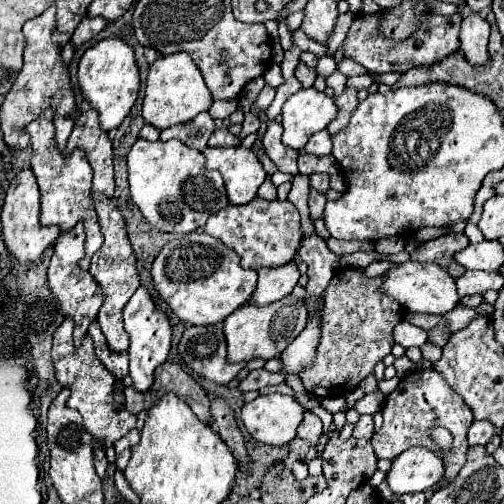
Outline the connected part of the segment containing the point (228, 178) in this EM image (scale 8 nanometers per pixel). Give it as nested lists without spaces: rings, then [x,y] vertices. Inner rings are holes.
[[[242,145],[206,147],[202,153],[206,157],[206,169],[216,169],[222,175],[230,205],[244,205],[256,197],[266,173],[250,149]]]

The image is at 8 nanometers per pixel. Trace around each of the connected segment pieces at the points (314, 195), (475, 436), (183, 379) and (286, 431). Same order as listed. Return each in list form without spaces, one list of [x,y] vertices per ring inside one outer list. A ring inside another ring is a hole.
[[[310,189],[310,199],[308,199],[308,205],[310,205],[310,219],[316,221],[316,219],[322,219],[324,217],[324,205],[326,205],[326,197],[314,189]]]
[[[474,421],[468,429],[468,443],[484,447],[494,435],[496,435],[496,429],[494,425],[490,425],[490,421]]]
[[[166,361],[158,371],[152,389],[156,393],[176,393],[182,401],[190,405],[190,409],[196,413],[198,419],[202,419],[206,425],[212,425],[210,415],[210,399],[204,393],[204,389],[178,365],[172,361]]]
[[[260,395],[242,407],[240,419],[246,431],[260,443],[284,447],[296,437],[304,409],[288,395]]]

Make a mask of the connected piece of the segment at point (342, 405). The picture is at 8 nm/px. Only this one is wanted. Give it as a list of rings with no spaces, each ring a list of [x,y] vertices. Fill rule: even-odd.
[[[343,397],[324,398],[321,406],[333,415],[343,409],[348,410],[347,402]]]

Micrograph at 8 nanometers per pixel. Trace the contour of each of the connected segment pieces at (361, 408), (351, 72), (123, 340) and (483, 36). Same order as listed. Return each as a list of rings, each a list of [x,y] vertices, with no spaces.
[[[380,392],[372,393],[371,395],[368,394],[356,402],[354,409],[360,414],[373,415],[378,410],[382,410],[384,400],[385,396]]]
[[[342,57],[342,61],[338,63],[338,67],[336,67],[336,71],[340,71],[340,73],[344,73],[346,77],[353,77],[364,75],[367,72],[359,63],[354,63],[354,59],[352,57]]]
[[[98,193],[98,195],[94,195],[94,205],[96,205],[96,213],[98,213],[100,231],[104,235],[104,243],[92,257],[92,265],[90,265],[90,273],[98,281],[102,293],[104,293],[104,303],[98,311],[98,323],[108,341],[108,349],[114,353],[124,353],[124,351],[128,351],[128,333],[124,331],[124,325],[122,325],[122,309],[130,301],[134,291],[140,287],[140,279],[136,273],[136,257],[132,253],[132,247],[130,247],[130,241],[126,235],[124,217],[118,211],[116,203]]]
[[[472,13],[462,21],[460,49],[470,65],[484,65],[486,61],[490,61],[488,35],[490,35],[490,25],[480,15]]]

